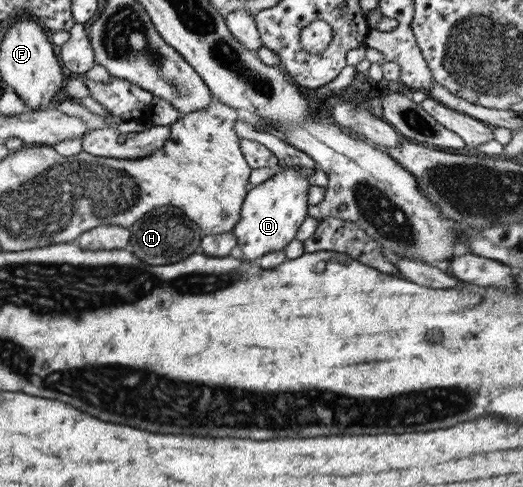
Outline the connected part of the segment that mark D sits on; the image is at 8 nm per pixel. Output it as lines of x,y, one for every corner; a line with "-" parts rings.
292,165
278,167
275,174
246,192
239,220
231,230
236,236
236,245
241,250
242,259
255,262
263,253
283,250
295,238
297,228
306,217
309,187
309,177
301,172
301,167

